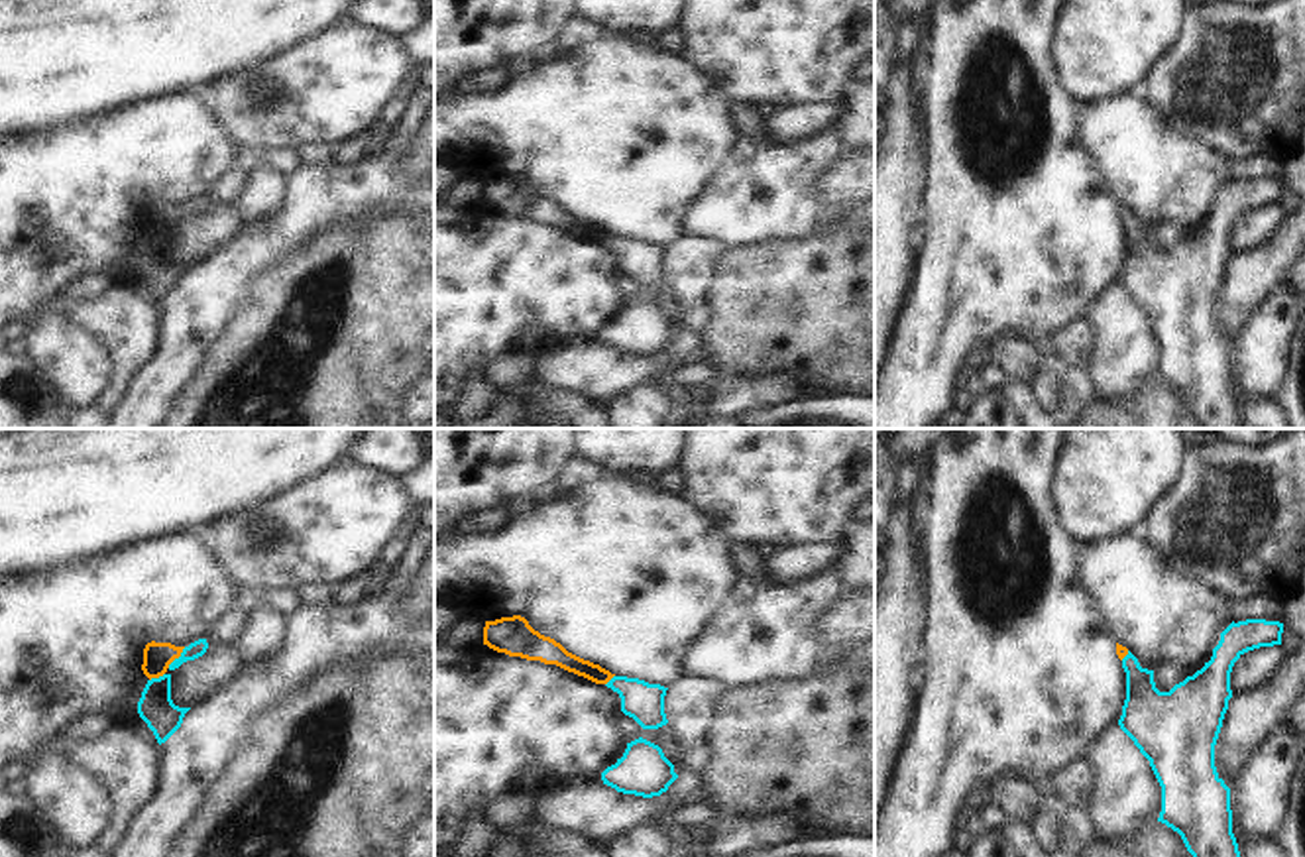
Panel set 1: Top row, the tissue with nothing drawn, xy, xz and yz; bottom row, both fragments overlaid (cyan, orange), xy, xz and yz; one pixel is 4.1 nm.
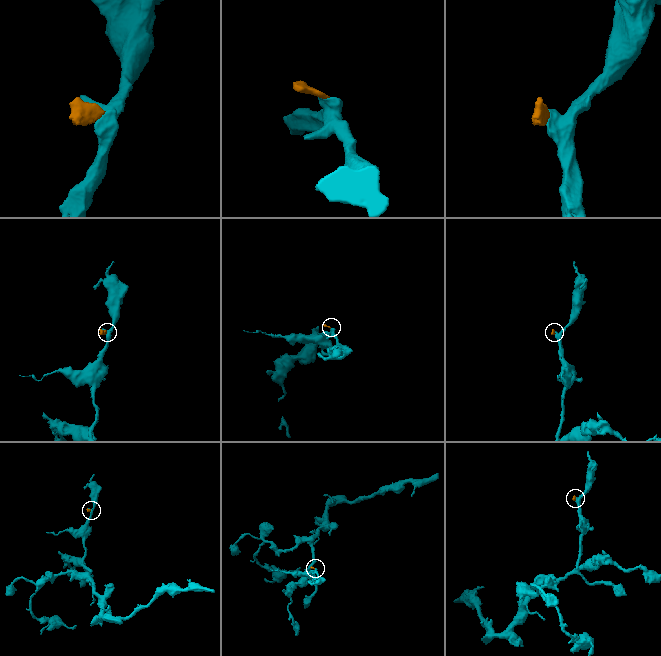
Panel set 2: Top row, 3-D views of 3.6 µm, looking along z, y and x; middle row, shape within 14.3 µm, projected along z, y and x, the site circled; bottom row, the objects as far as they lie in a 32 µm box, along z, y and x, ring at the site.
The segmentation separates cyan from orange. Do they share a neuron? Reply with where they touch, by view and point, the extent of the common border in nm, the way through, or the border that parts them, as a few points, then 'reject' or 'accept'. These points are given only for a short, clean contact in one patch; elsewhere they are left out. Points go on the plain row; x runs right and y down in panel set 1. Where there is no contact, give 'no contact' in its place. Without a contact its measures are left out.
xy (179, 217) | 120 nm | across xy (199, 207), (179, 217), (158, 217) | accept

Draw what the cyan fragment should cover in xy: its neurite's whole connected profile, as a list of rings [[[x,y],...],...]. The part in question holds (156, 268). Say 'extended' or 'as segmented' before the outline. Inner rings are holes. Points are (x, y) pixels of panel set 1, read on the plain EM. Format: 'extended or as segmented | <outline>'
extended | [[[199,199],[189,206],[151,200],[143,208],[142,230],[149,240],[138,261],[138,273],[153,291],[159,305],[181,287],[185,273],[191,269],[173,263],[169,232],[187,220],[202,216],[206,208],[206,199]]]

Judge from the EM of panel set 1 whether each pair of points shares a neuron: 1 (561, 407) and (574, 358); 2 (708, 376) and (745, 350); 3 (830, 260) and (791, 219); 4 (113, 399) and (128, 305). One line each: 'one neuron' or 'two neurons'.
1: two neurons
2: two neurons
3: two neurons
4: one neuron

